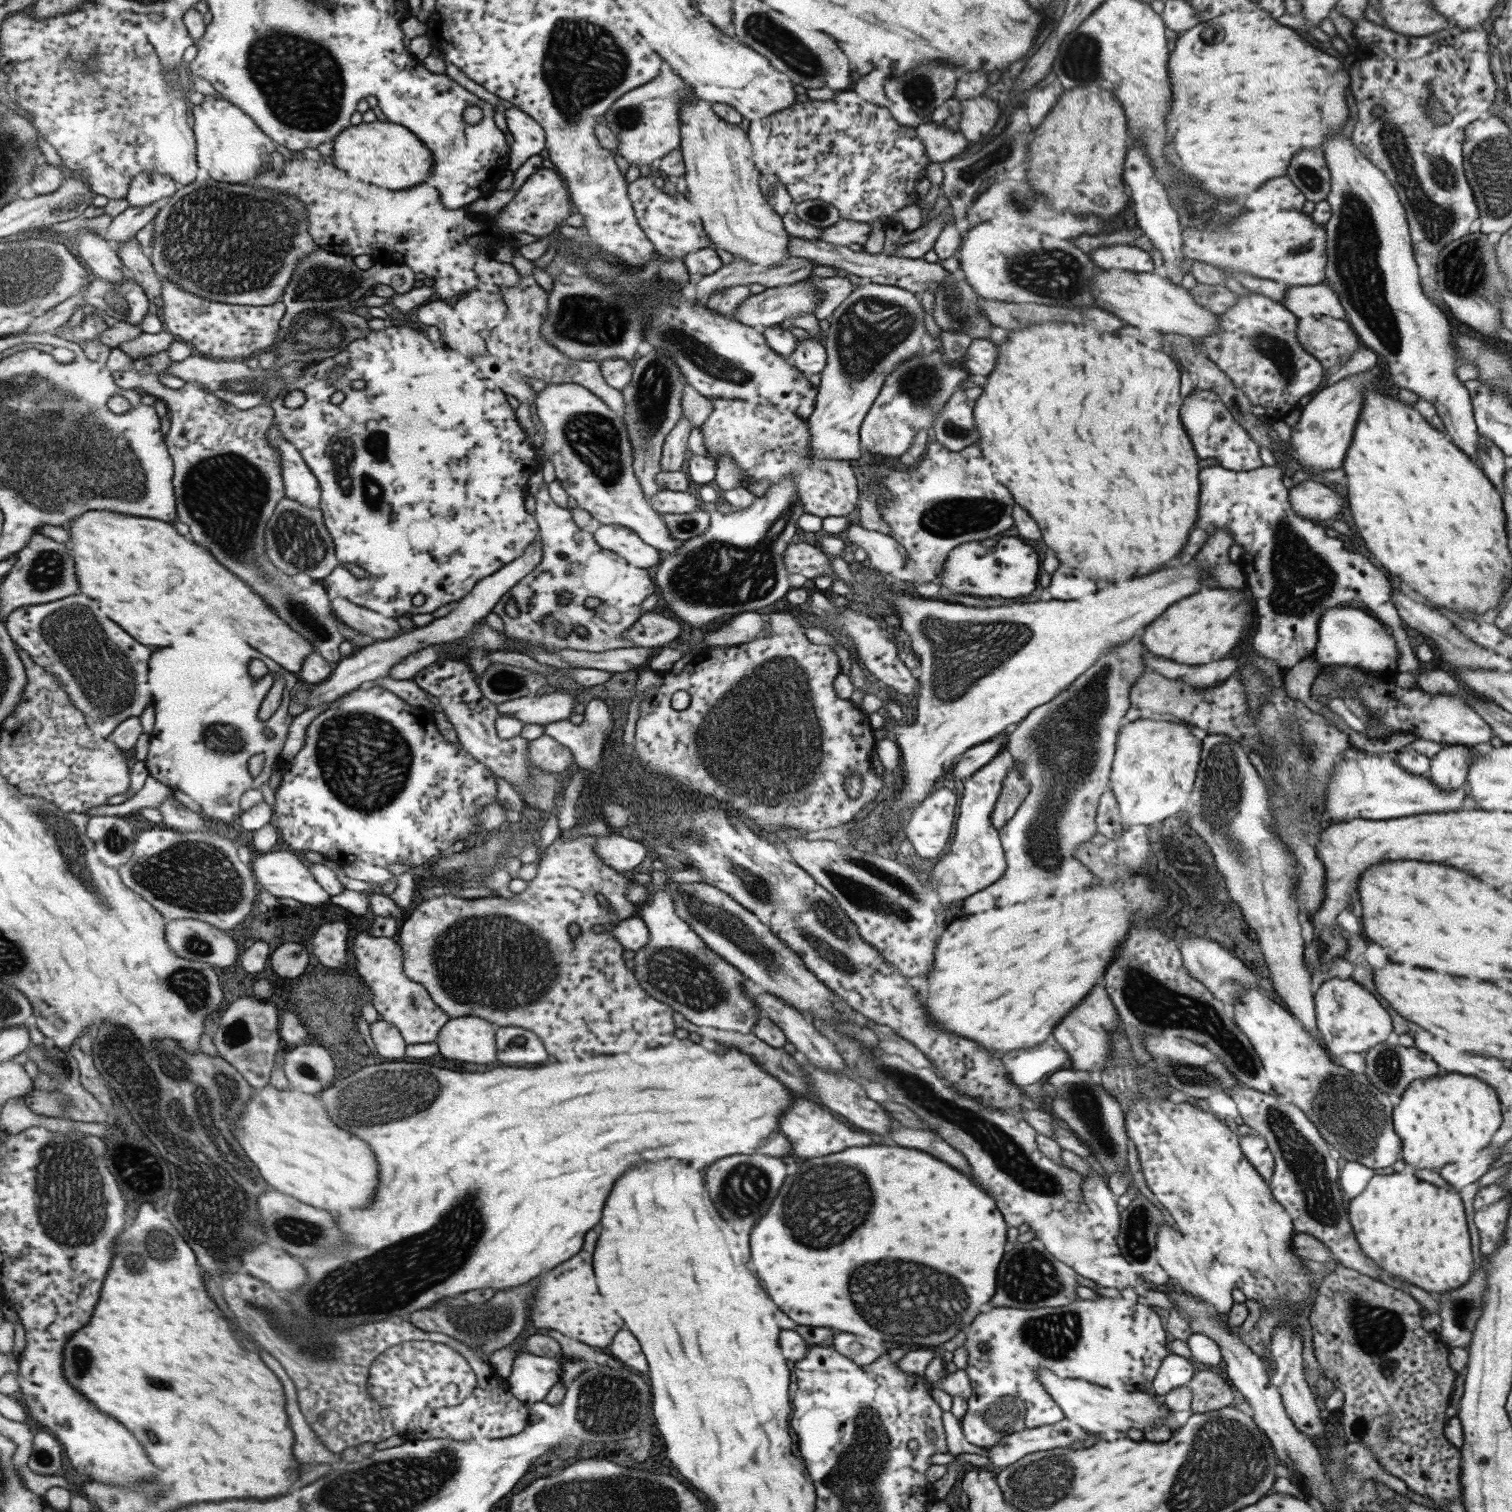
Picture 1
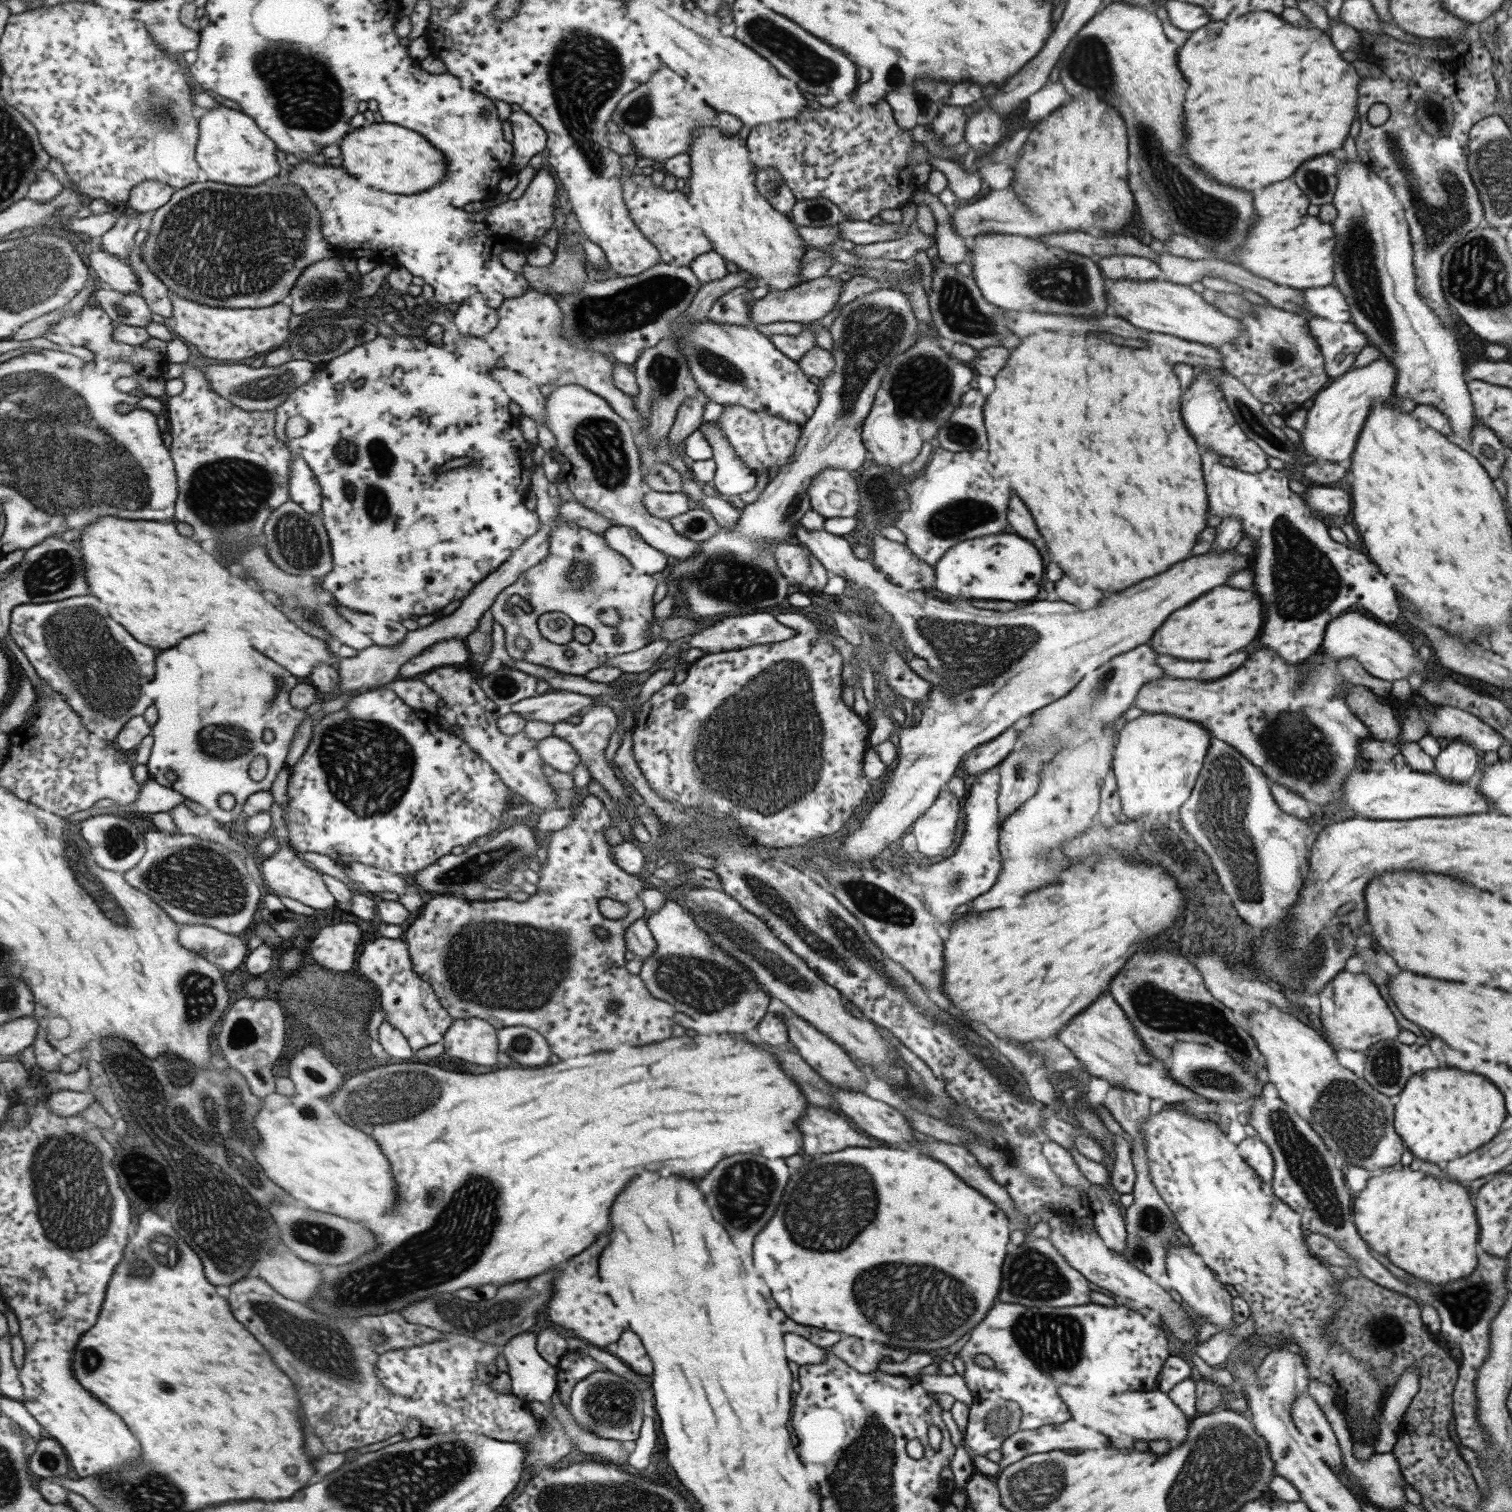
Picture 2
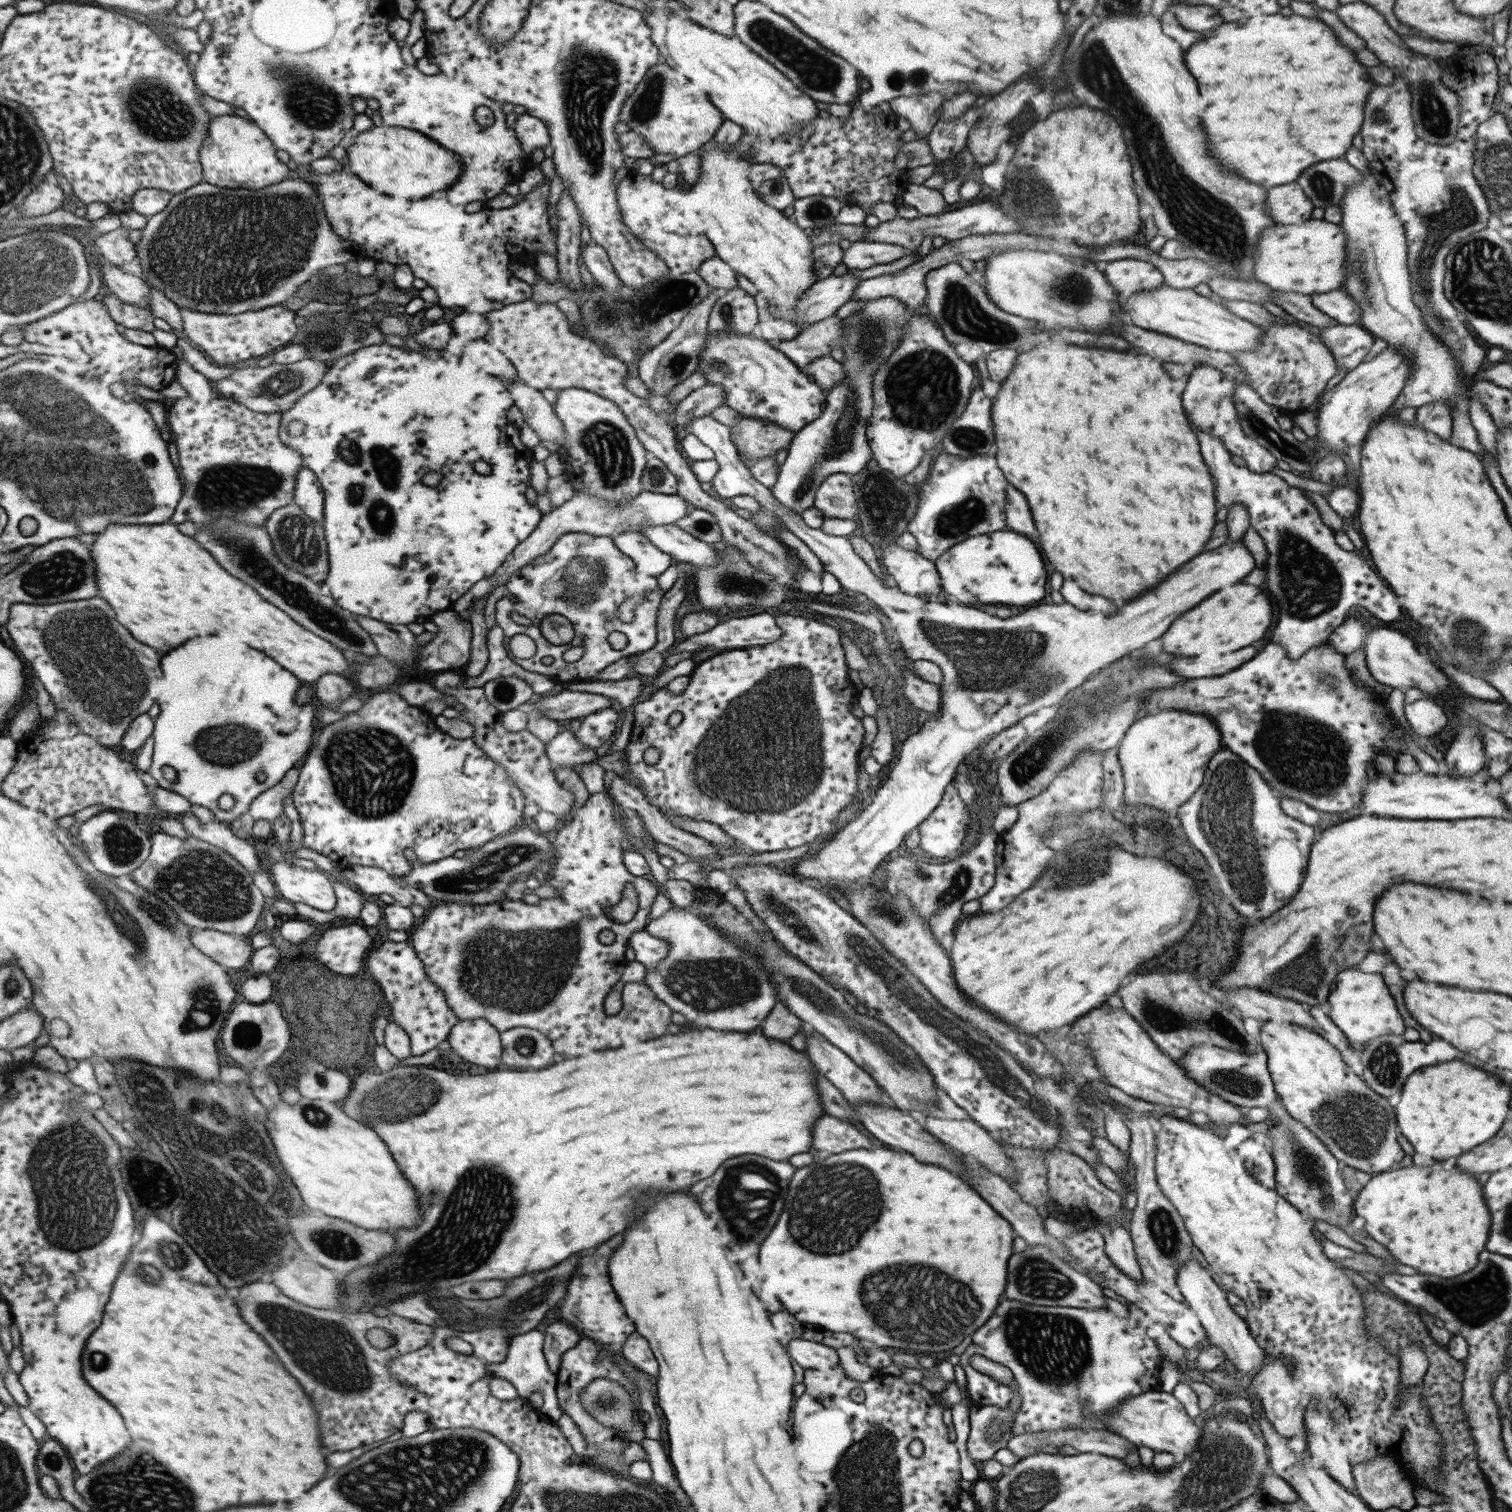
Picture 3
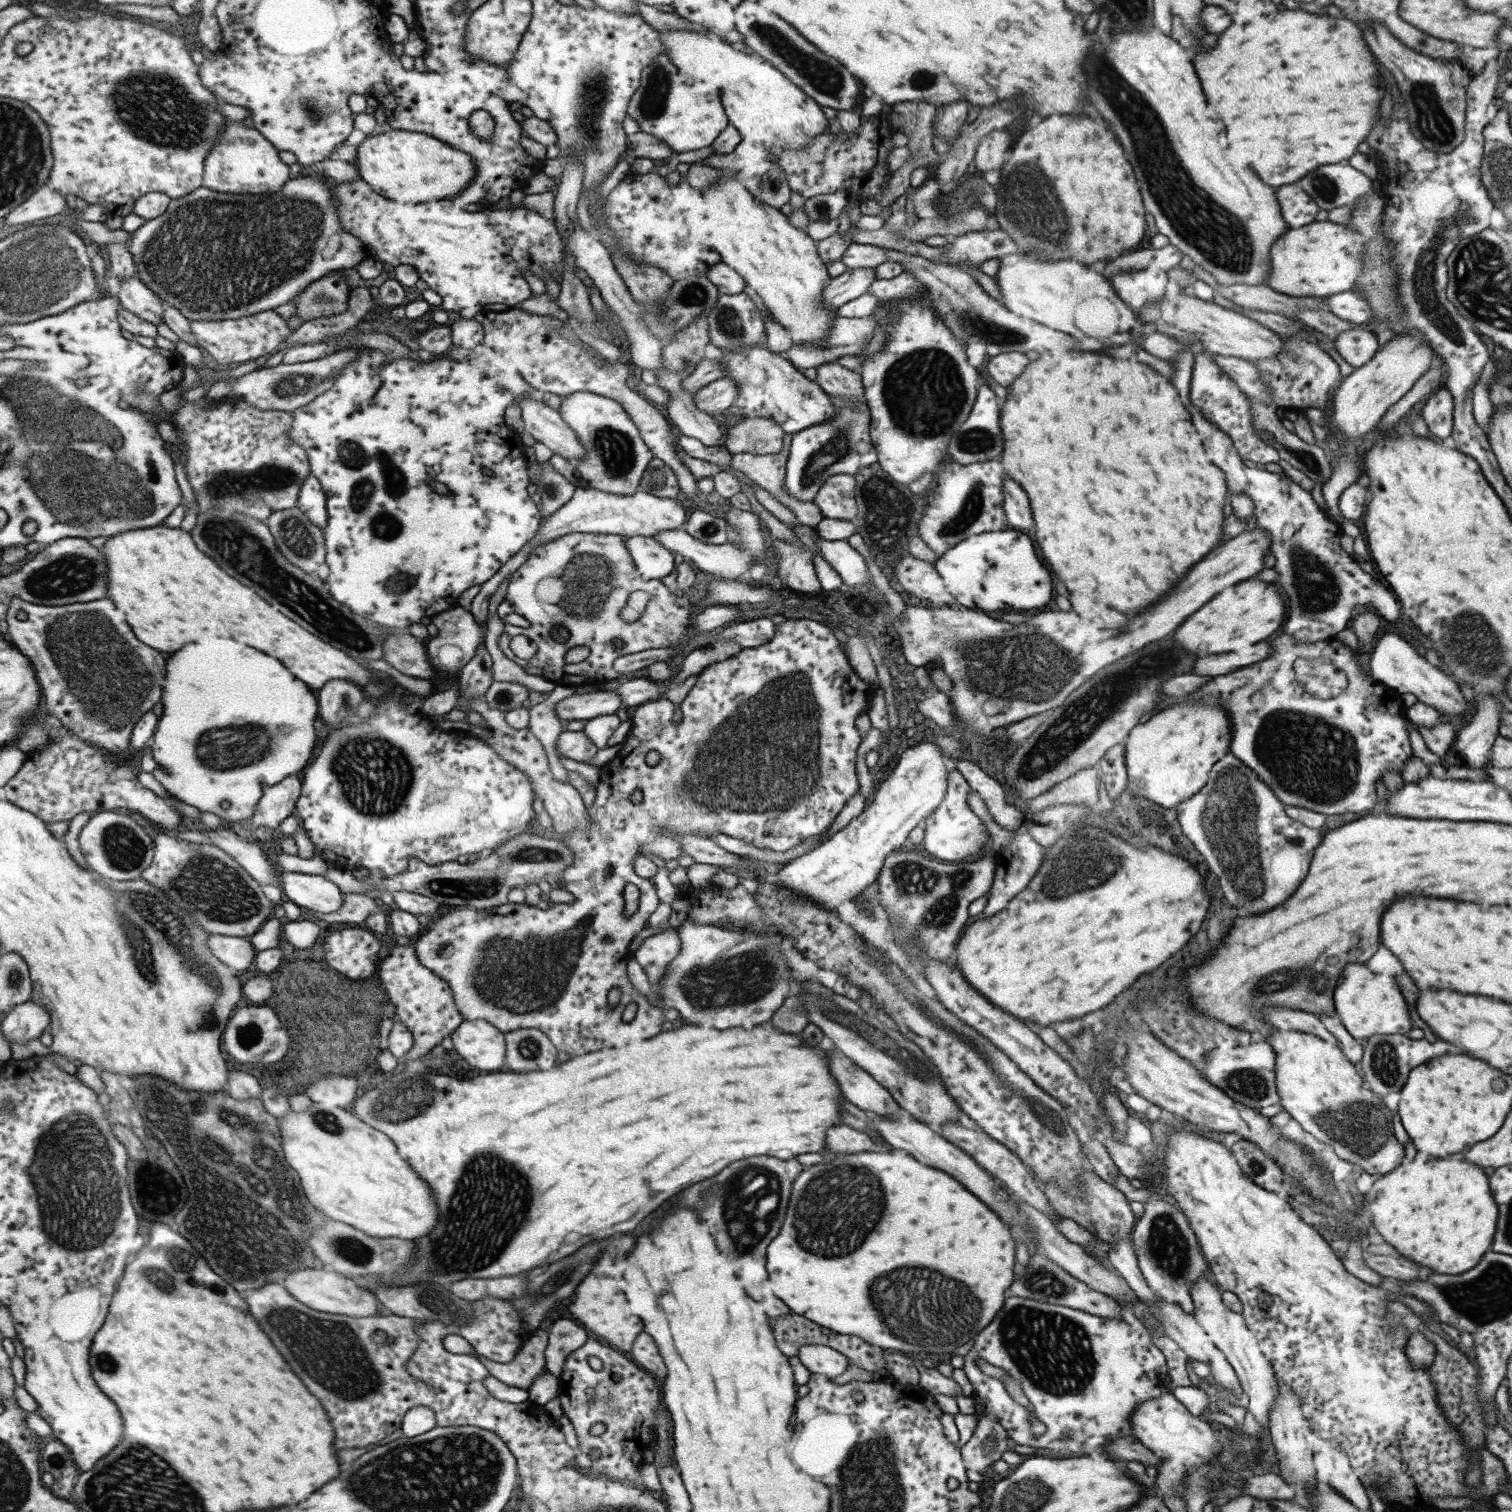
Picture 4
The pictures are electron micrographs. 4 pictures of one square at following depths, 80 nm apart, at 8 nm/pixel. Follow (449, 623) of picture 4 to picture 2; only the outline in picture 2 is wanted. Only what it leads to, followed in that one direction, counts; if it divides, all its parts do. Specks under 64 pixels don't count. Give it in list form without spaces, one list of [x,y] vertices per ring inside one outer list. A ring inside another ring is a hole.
[[[455,637],[443,640],[430,646],[419,656],[408,660],[400,668],[401,678],[417,676],[421,672],[427,672],[439,667],[458,664],[471,664],[470,650],[465,646],[466,638]]]

